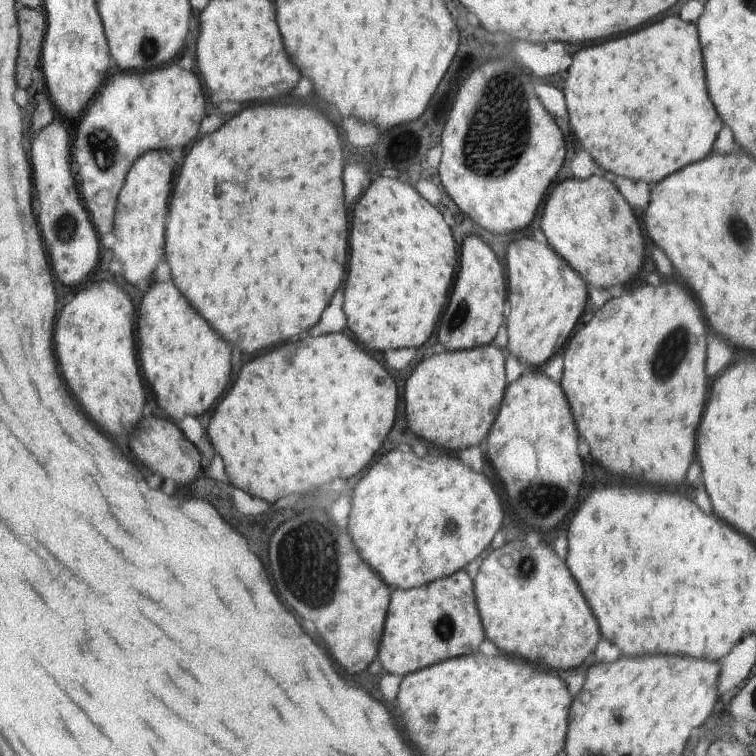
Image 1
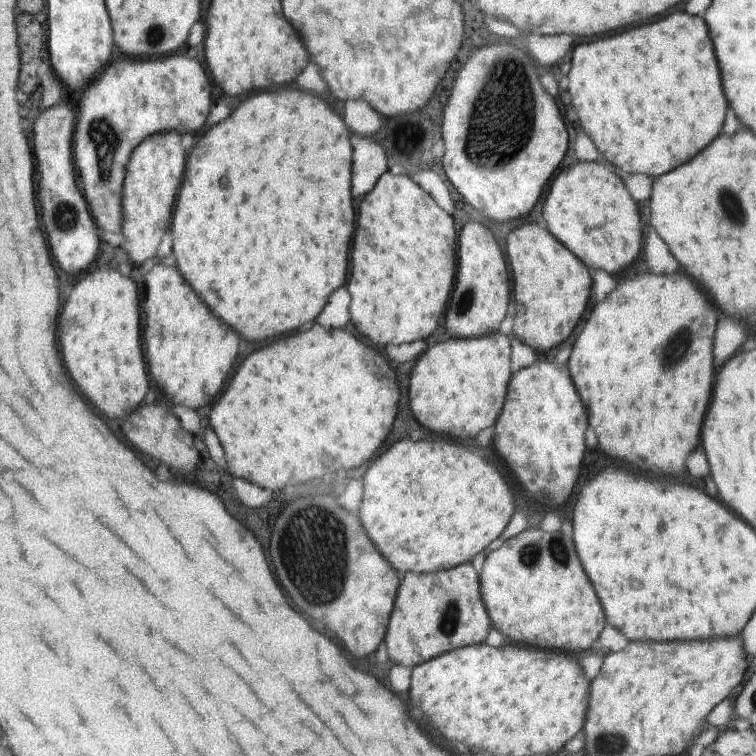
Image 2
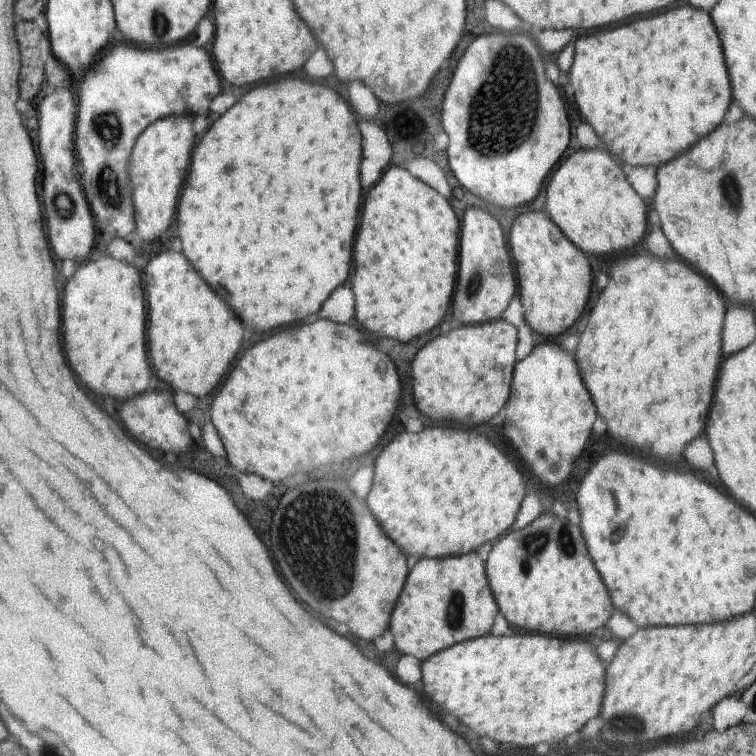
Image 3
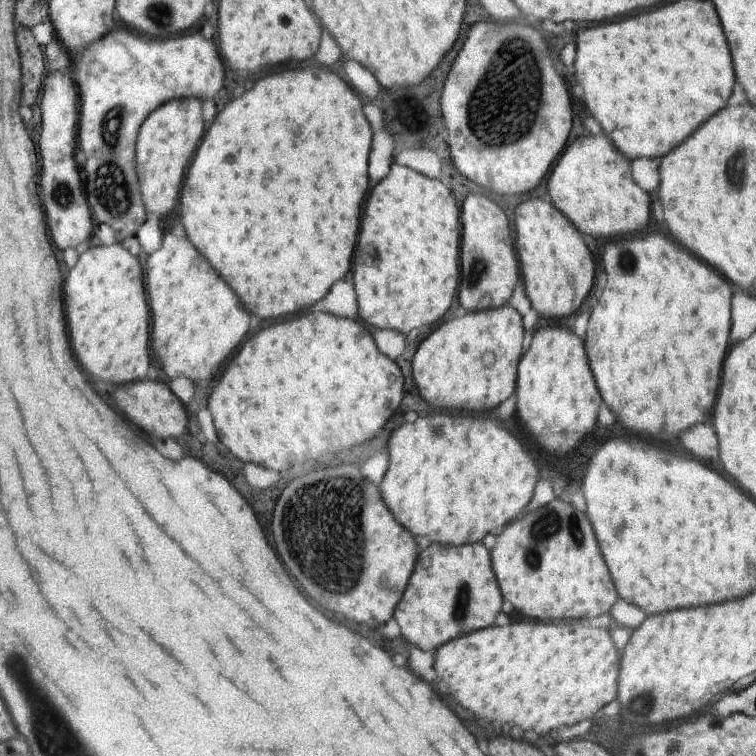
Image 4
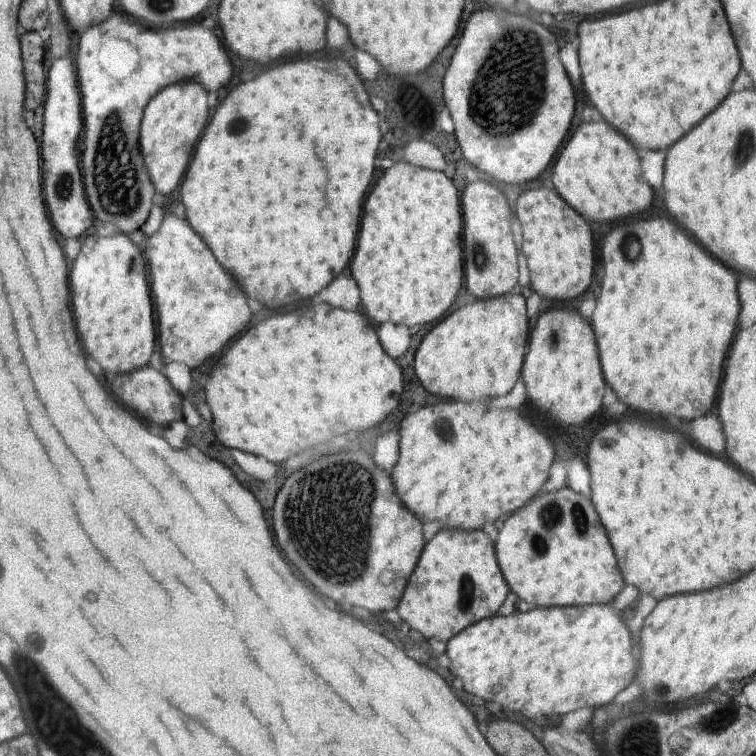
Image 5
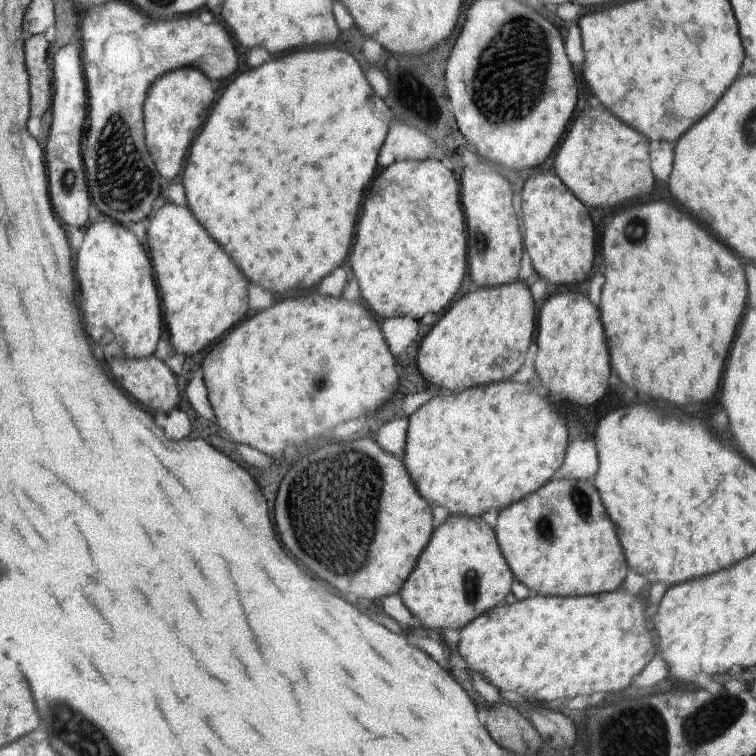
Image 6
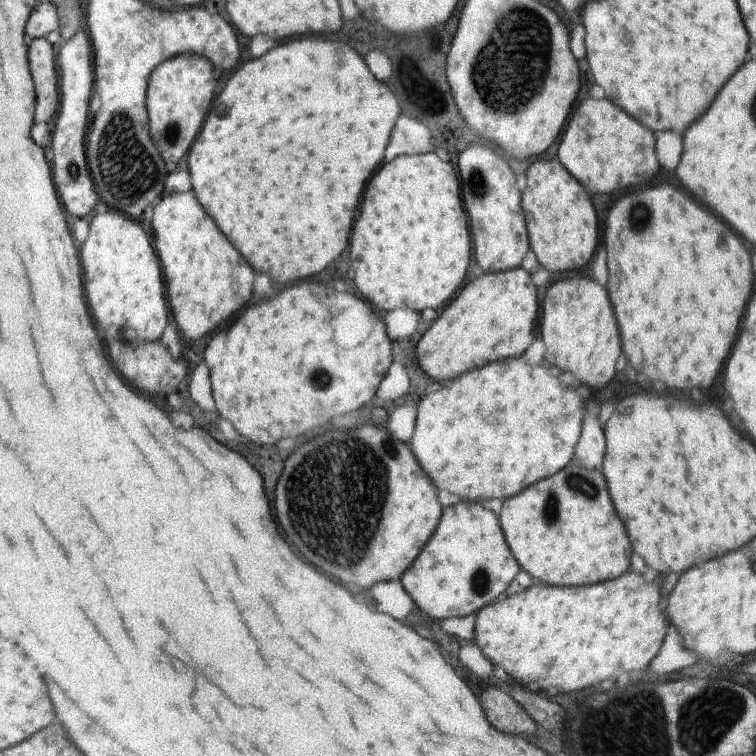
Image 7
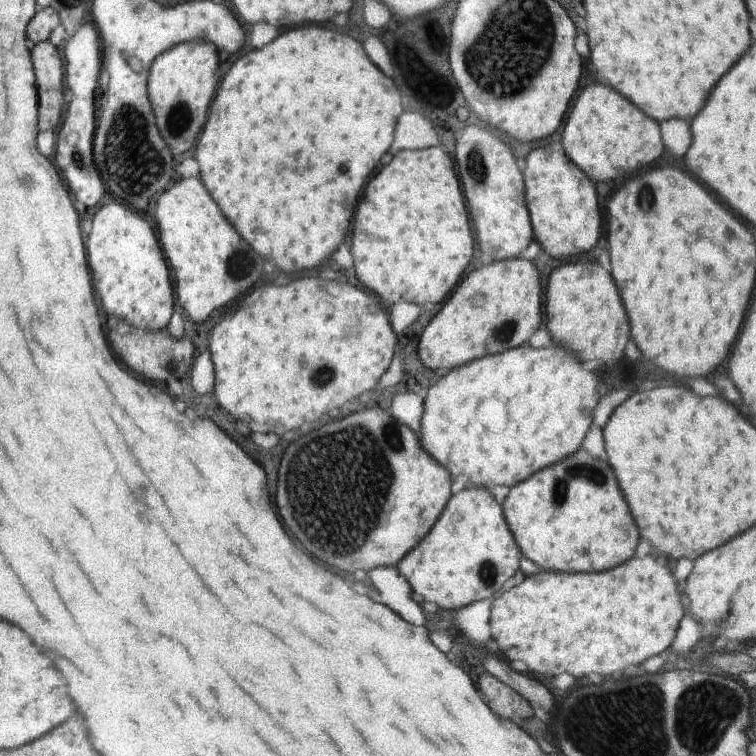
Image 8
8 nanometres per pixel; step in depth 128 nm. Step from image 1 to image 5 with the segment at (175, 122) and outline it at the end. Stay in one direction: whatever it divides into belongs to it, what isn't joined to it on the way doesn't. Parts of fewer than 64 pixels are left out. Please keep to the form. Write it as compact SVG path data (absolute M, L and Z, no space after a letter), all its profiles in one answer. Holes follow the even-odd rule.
M120 12L104 20L102 24L90 26L86 32L80 34L75 59L82 94L84 126L86 126L86 140L82 152L82 178L88 202L98 220L114 224L120 233L128 234L141 230L141 226L149 216L156 194L156 188L146 172L138 144L138 130L146 104L166 86L185 81L199 84L207 92L216 92L224 88L232 76L232 62L228 56L228 48L222 46L222 42L212 29L204 28L198 20L155 31Z

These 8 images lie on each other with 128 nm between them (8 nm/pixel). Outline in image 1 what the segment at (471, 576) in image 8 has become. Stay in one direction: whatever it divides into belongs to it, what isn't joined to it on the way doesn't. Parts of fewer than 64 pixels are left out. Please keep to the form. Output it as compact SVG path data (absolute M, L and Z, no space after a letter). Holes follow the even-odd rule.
M462 570L418 588L391 591L377 655L384 670L405 677L449 658L476 656L484 639L486 634L476 608L474 581Z

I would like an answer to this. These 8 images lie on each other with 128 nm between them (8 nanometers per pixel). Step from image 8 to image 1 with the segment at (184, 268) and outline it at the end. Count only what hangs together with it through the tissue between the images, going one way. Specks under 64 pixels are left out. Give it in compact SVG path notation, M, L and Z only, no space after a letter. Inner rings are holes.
M151 281L140 302L138 338L146 380L156 392L157 404L160 398L158 406L174 420L186 414L193 417L204 414L226 390L232 366L230 344L212 330L212 326L190 306L172 282Z

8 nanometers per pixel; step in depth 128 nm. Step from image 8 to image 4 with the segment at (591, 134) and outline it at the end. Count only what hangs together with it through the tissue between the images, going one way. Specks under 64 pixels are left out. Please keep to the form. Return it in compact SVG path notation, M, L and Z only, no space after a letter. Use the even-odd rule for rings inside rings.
M606 134L598 136L580 136L576 138L566 152L560 156L556 168L554 168L548 180L548 194L552 204L574 224L574 228L582 234L592 238L604 238L604 236L618 236L628 232L640 232L650 222L650 196L646 194L632 178L630 161L608 140Z

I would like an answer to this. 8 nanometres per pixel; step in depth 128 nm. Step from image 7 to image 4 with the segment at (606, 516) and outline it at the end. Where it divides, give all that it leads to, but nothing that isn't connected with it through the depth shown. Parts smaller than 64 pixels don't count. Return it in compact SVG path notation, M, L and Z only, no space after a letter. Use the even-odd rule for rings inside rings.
M561 497L506 525L496 534L490 556L503 600L531 620L590 620L610 612L619 599L586 512L578 514Z

